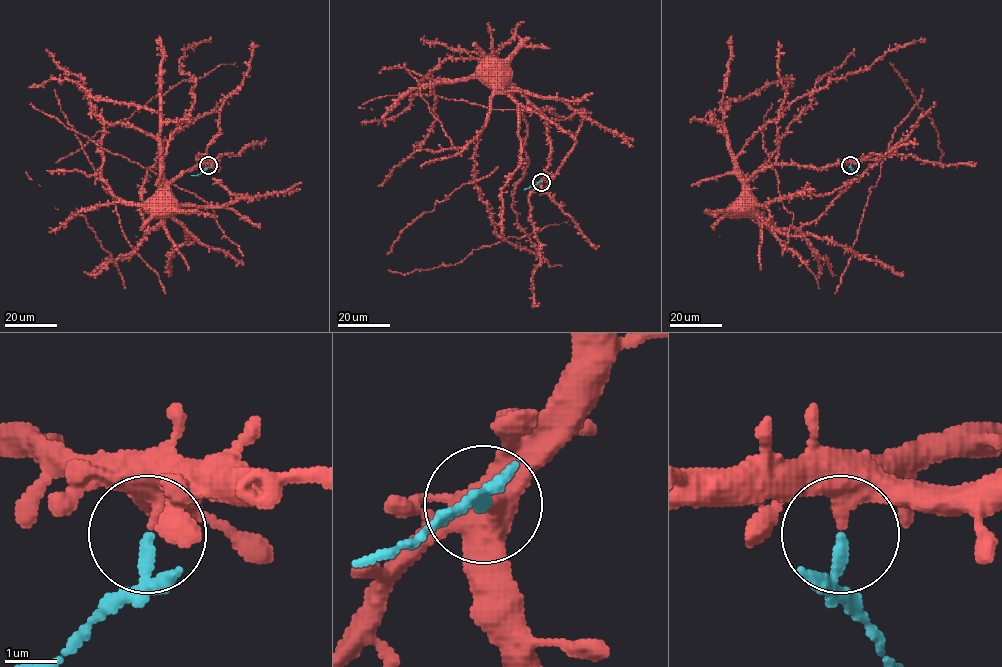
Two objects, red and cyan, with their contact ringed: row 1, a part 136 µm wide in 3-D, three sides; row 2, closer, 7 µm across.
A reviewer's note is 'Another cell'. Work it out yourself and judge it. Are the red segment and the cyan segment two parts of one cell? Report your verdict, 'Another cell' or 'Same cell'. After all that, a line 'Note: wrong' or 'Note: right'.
Another cell
Note: right

